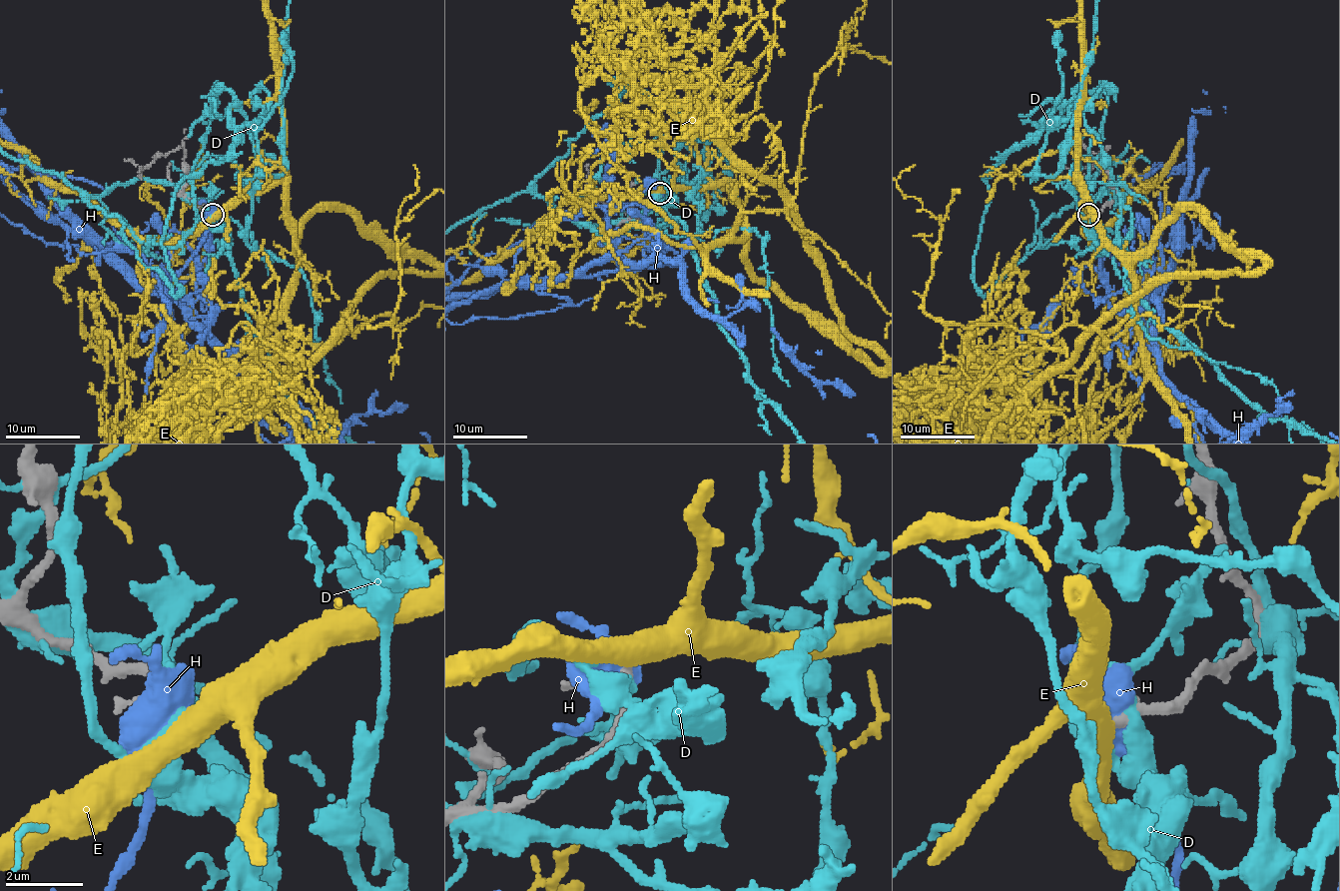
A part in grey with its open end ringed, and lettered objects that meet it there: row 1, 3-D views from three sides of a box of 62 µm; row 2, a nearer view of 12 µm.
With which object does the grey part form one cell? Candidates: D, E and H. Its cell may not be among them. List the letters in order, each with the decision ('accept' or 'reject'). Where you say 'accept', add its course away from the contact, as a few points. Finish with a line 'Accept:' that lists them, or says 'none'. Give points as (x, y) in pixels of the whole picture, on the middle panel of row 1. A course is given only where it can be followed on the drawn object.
D: reject
E: accept
H: reject
Accept: E

